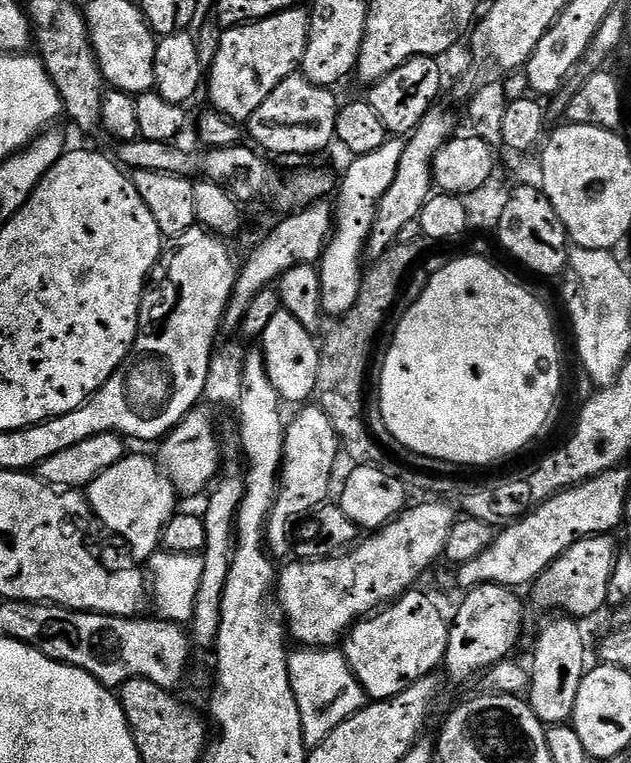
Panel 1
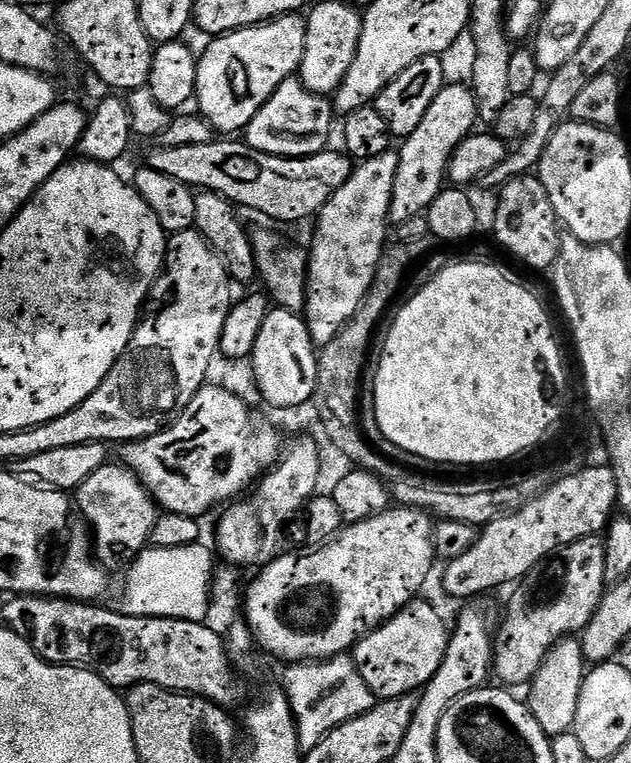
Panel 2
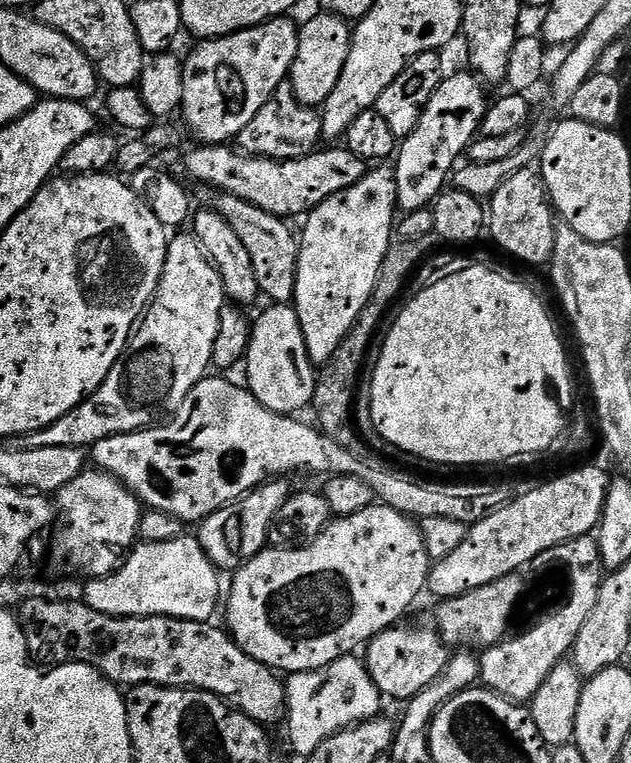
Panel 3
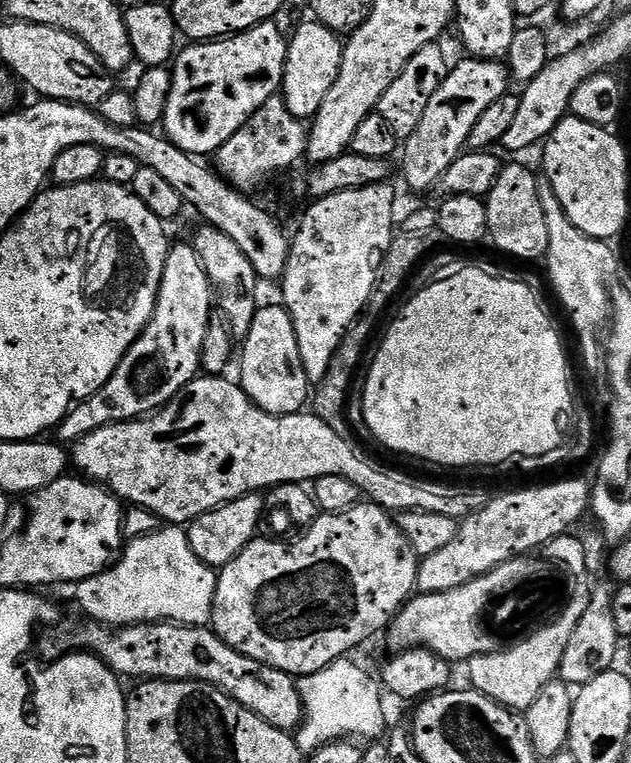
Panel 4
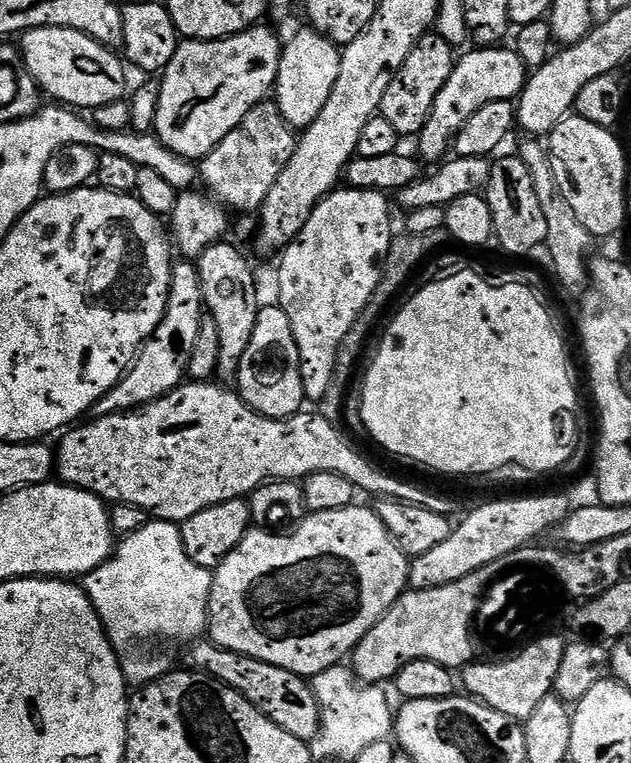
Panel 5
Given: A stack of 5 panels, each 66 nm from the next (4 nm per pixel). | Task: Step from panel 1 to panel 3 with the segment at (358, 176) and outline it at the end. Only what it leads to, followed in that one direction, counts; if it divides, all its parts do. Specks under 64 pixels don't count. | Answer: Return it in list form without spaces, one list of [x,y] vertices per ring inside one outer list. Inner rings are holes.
[[[376,166],[364,175],[362,182],[350,186],[350,190],[342,190],[326,198],[326,202],[309,212],[303,221],[304,233],[301,231],[298,236],[300,253],[294,282],[294,307],[313,365],[323,366],[334,358],[334,350],[342,346],[346,334],[356,325],[357,318],[368,305],[382,270],[382,262],[394,243],[394,217],[397,212],[395,171],[388,166]]]

